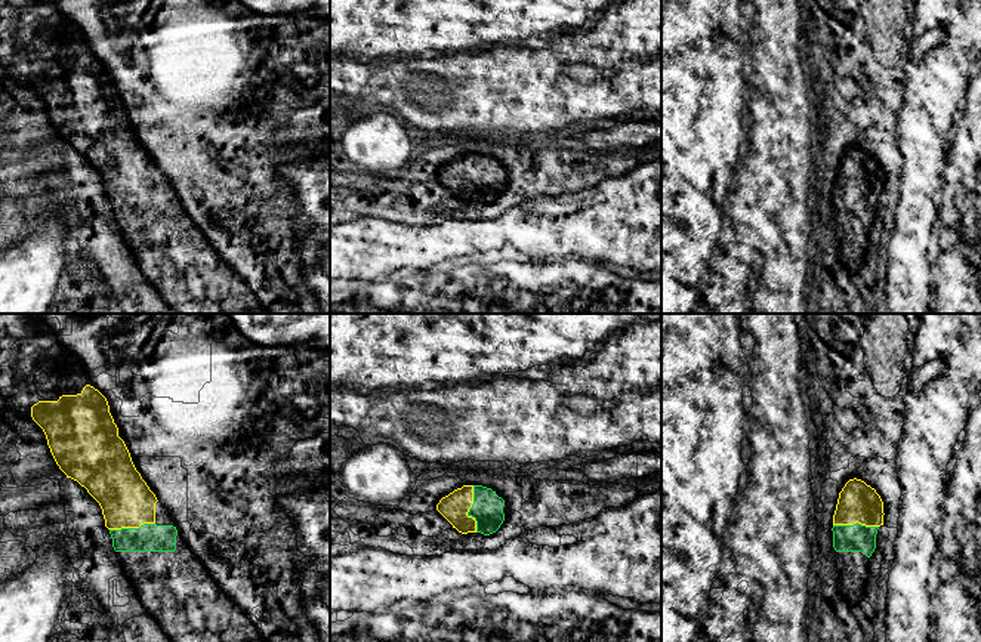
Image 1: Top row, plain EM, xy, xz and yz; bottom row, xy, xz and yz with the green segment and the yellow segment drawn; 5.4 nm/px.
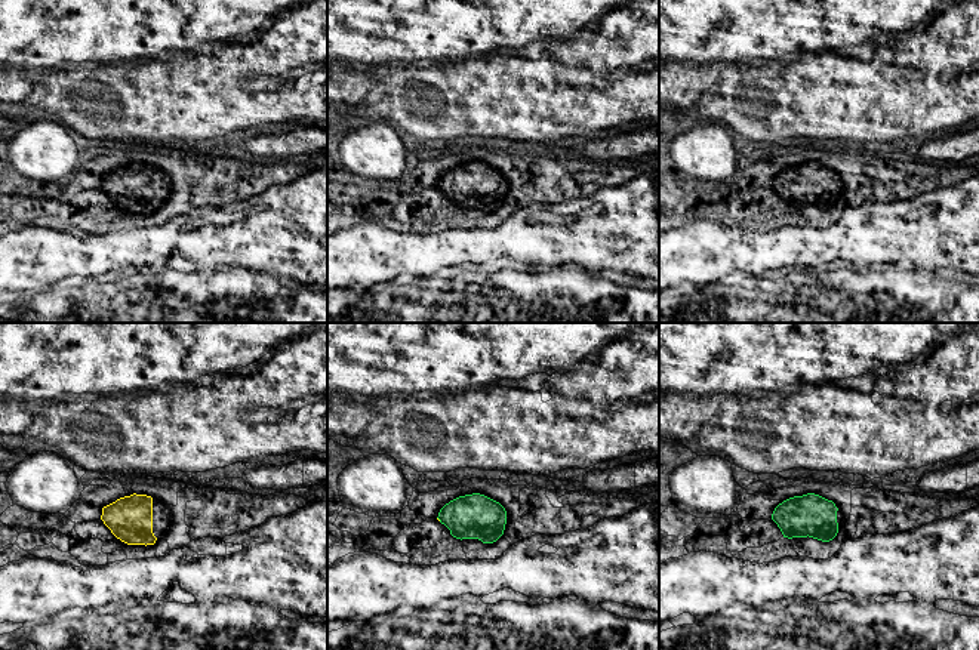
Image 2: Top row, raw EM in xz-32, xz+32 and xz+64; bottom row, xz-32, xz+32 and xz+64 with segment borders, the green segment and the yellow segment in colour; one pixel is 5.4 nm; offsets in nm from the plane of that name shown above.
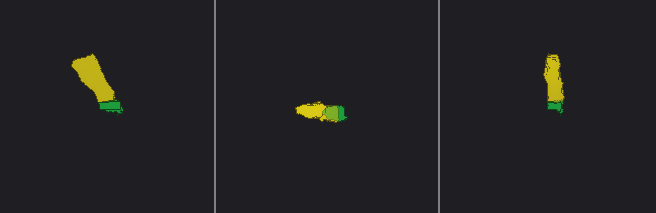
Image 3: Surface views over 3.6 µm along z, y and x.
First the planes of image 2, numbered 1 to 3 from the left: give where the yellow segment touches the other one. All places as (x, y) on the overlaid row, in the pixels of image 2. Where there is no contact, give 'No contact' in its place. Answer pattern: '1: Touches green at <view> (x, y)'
1: No contact
2: Touches green at xz+32 (439, 518)
3: No contact

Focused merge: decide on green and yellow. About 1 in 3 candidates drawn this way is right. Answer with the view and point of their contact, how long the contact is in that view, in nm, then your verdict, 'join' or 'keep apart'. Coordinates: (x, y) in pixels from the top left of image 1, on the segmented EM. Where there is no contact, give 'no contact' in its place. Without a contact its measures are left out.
meets green in xz at (469, 509); contact 260 nm long; join

